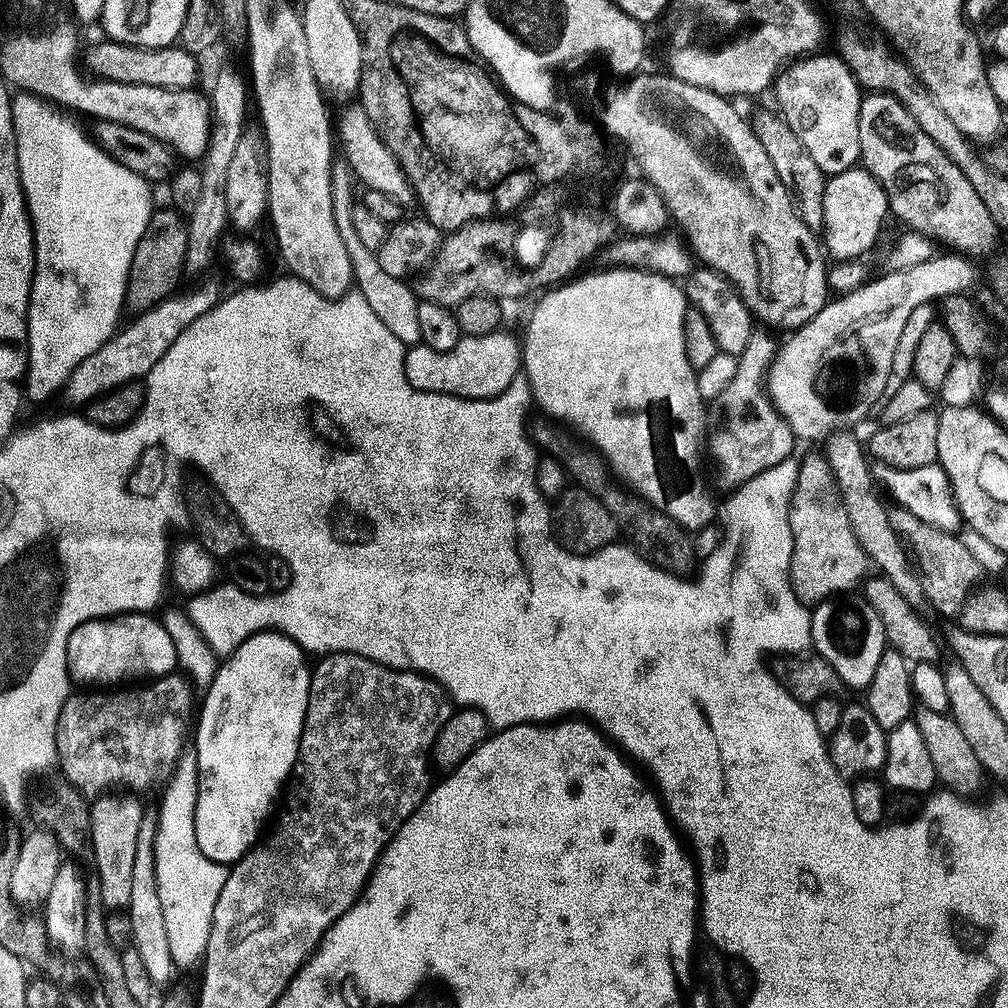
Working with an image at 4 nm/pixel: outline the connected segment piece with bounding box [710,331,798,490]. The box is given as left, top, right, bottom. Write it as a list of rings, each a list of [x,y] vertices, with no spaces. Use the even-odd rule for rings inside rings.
[[[760,331],[753,334],[750,346],[746,346],[746,354],[738,357],[738,375],[718,402],[720,429],[711,433],[710,456],[712,452],[716,459],[716,472],[721,482],[731,490],[739,490],[754,478],[766,474],[766,470],[774,470],[774,466],[793,459],[795,452],[792,451],[798,446],[794,430],[772,404],[766,387],[777,351],[778,341],[774,337]]]

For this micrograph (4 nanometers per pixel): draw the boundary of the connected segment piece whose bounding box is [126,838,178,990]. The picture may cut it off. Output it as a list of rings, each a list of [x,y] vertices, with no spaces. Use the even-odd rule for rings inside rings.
[[[142,838],[138,842],[138,858],[134,862],[134,894],[130,894],[130,908],[127,915],[133,924],[134,952],[141,956],[145,972],[149,974],[152,983],[157,989],[167,989],[172,979],[178,975],[178,969],[174,958],[170,954],[170,938],[166,938],[166,918],[162,915],[162,898],[158,898],[158,888],[156,882],[156,846],[151,839]]]

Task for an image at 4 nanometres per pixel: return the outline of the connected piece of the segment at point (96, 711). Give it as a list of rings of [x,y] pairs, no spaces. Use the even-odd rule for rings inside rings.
[[[184,674],[163,676],[161,680],[149,683],[147,686],[136,686],[131,690],[84,690],[81,692],[84,692],[81,696],[79,696],[79,694],[73,694],[68,697],[66,706],[58,718],[56,759],[58,761],[59,771],[64,771],[61,772],[63,779],[67,780],[68,783],[71,784],[73,788],[76,788],[77,791],[80,792],[80,795],[85,798],[100,798],[105,794],[111,793],[113,790],[124,790],[120,788],[129,788],[132,792],[152,792],[156,787],[159,789],[161,786],[167,785],[168,781],[172,779],[173,774],[176,772],[181,754],[186,750],[187,744],[184,743],[186,743],[187,740],[189,743],[190,725],[193,723],[194,713],[198,708],[198,696],[196,700],[198,692],[188,676]]]

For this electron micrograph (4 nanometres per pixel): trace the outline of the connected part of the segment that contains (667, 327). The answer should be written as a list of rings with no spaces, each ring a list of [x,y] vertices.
[[[608,268],[603,271],[592,272],[589,276],[581,275],[563,286],[556,286],[545,291],[541,295],[544,297],[541,298],[540,305],[533,310],[532,321],[528,324],[528,337],[523,337],[522,340],[522,368],[526,373],[528,383],[532,386],[535,403],[539,411],[541,408],[546,415],[553,416],[553,418],[548,418],[553,421],[561,420],[561,422],[556,422],[579,433],[608,461],[608,467],[636,495],[647,500],[657,510],[665,512],[687,530],[707,528],[716,520],[714,519],[716,504],[708,497],[708,488],[700,477],[700,455],[703,452],[705,455],[706,437],[709,435],[710,427],[708,428],[708,412],[704,409],[707,408],[706,401],[702,398],[702,394],[698,394],[696,381],[698,373],[690,366],[690,358],[686,358],[686,314],[690,305],[685,289],[675,279],[668,279],[653,272],[636,271],[630,268]]]

